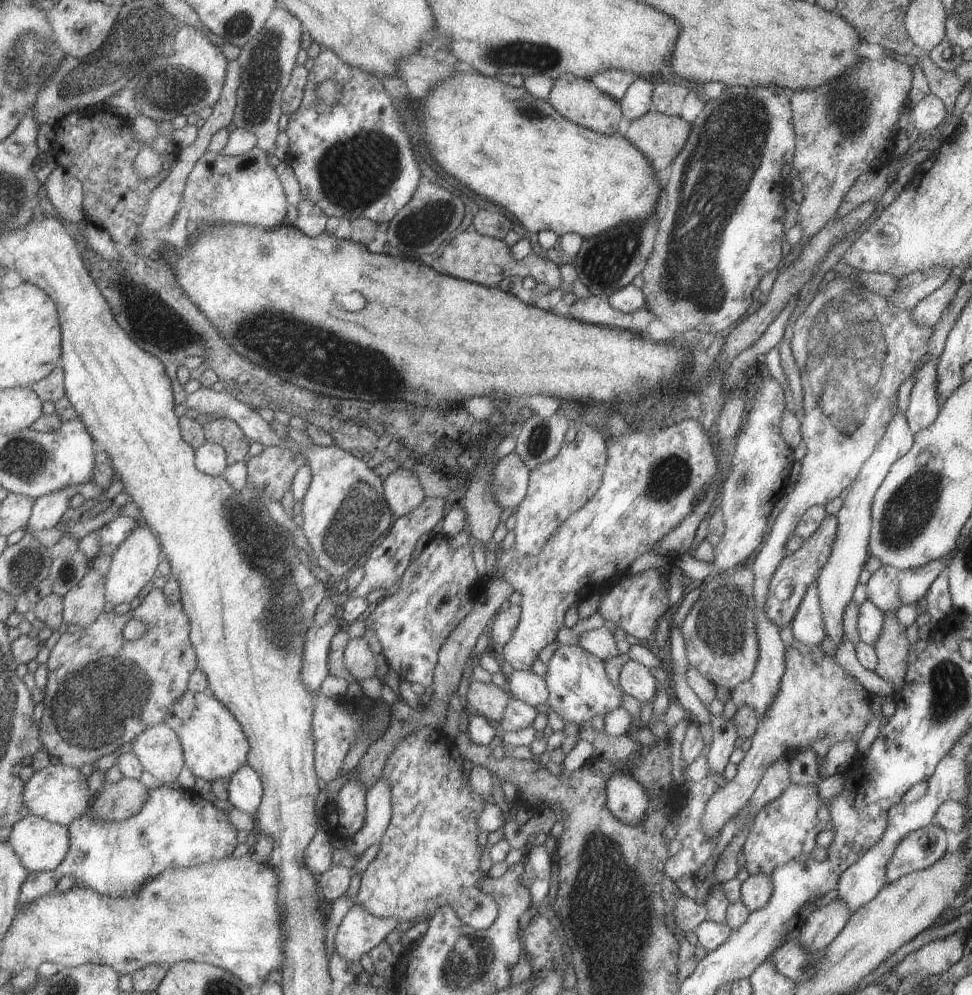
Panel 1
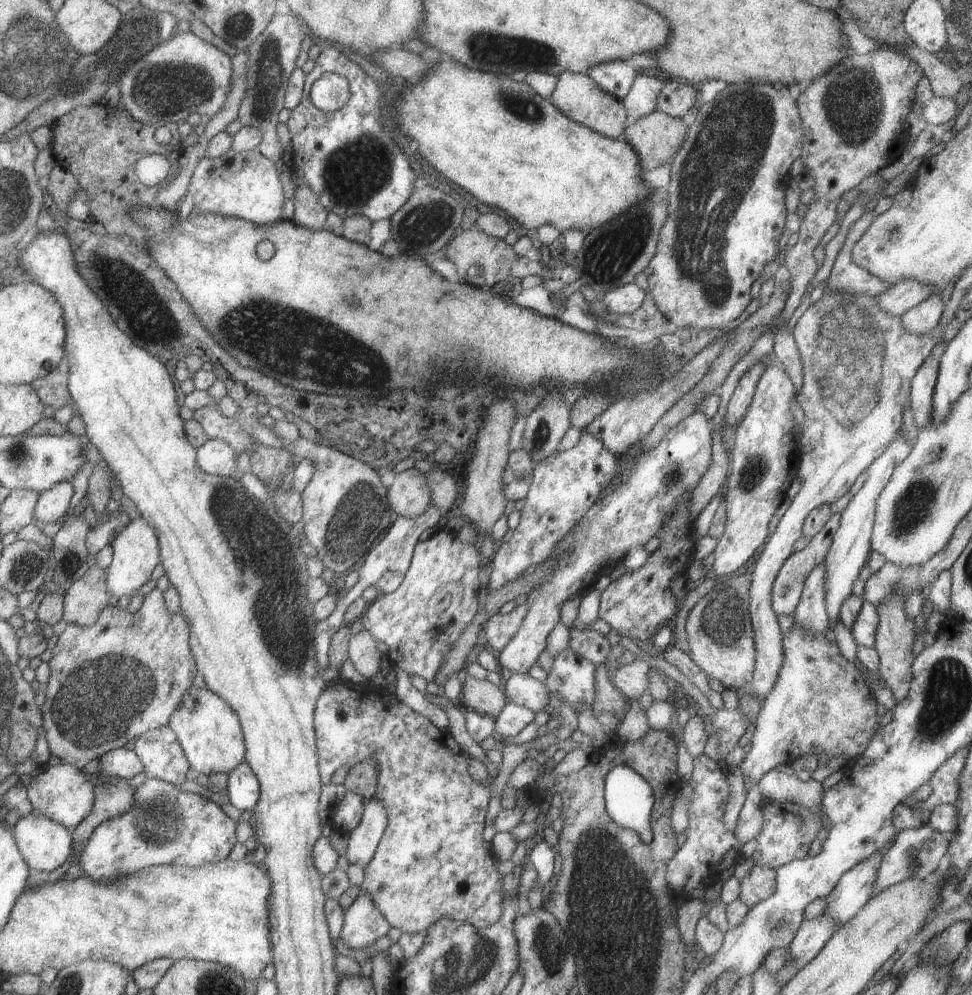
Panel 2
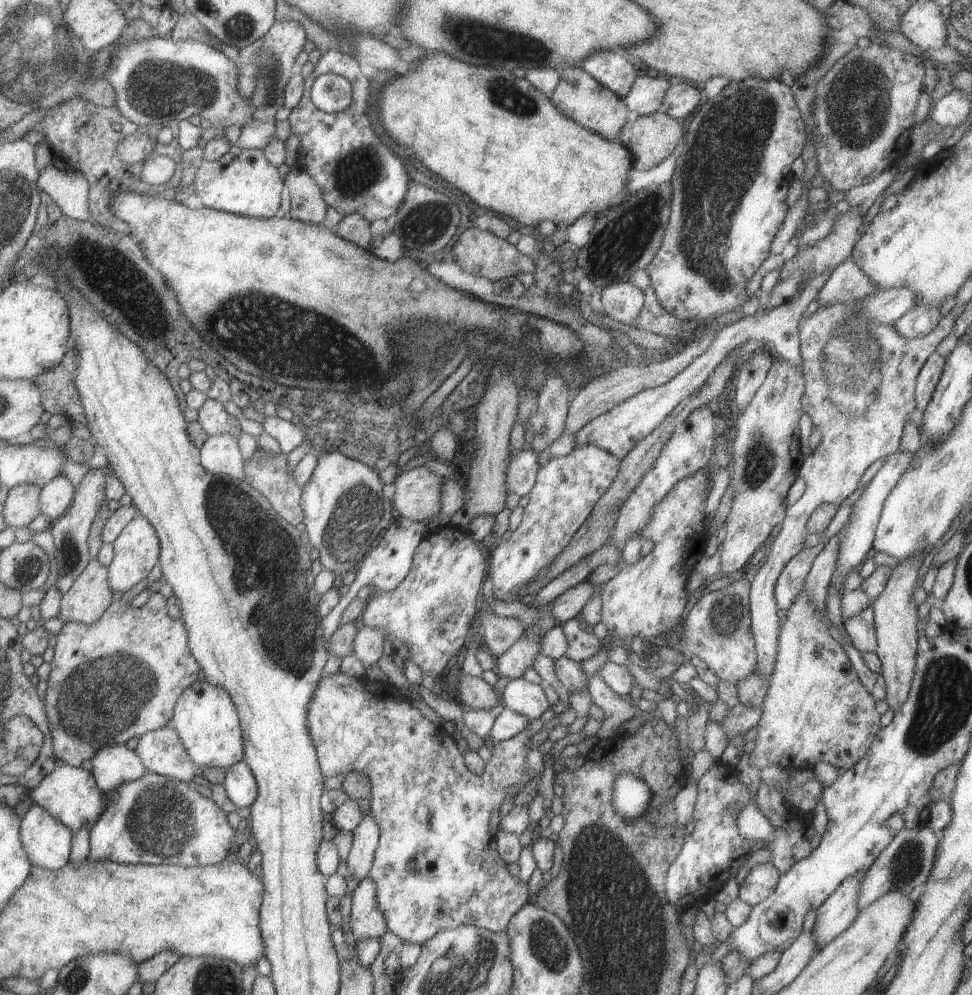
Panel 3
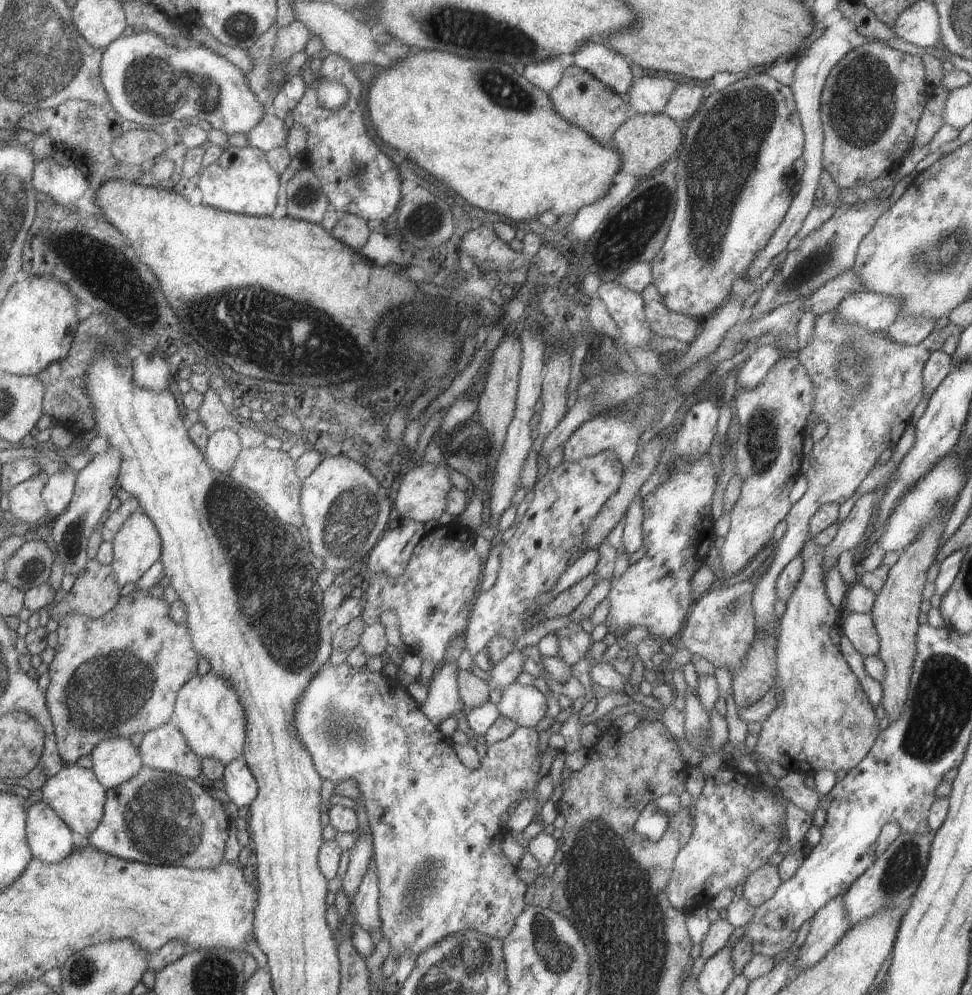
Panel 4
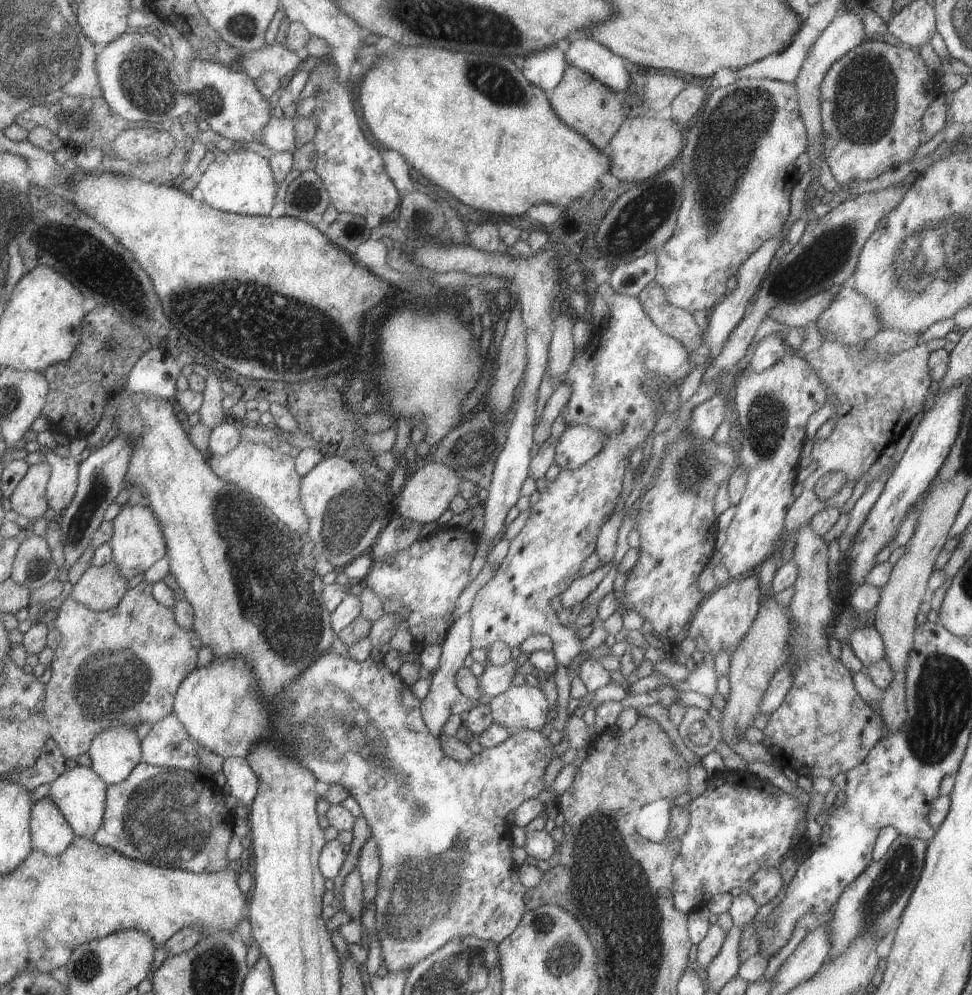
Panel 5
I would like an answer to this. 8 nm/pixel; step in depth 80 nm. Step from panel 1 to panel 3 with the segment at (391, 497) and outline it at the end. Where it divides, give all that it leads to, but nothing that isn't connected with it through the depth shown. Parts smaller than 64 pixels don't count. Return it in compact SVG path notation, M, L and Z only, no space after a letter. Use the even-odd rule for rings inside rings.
M425 466L397 474L391 498L394 514L414 521L437 520L440 514L442 477Z

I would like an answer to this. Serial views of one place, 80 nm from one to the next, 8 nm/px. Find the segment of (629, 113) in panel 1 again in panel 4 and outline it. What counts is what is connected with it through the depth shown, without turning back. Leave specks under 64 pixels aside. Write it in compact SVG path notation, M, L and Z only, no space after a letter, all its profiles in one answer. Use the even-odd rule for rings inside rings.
M642 76L635 79L628 90L628 107L631 113L661 113L668 98L678 84L663 76Z

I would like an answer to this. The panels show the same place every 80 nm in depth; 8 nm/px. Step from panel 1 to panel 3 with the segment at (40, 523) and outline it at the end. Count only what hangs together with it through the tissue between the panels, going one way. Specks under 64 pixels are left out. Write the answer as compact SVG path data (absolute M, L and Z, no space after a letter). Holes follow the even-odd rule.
M57 473L48 480L39 493L39 508L41 515L48 521L54 522L71 504L74 487L65 475Z

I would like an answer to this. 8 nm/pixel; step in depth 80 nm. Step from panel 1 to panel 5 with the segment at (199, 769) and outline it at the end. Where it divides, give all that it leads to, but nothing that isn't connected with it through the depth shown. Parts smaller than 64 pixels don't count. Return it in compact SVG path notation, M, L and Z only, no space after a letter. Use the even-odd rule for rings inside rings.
M329 650L325 654L321 654L313 664L311 664L308 675L301 674L295 680L291 680L287 684L287 688L281 692L281 696L277 696L273 702L269 702L269 708L263 706L263 700L259 700L257 688L255 688L255 676L251 666L239 658L239 656L223 656L217 660L211 660L207 666L196 667L191 670L179 687L177 688L172 705L172 713L179 723L183 724L187 736L191 738L194 744L203 746L205 750L221 756L222 759L235 757L243 758L247 756L251 744L257 737L267 738L271 742L271 746L281 748L287 756L299 760L305 764L307 770L311 770L311 774L315 776L317 781L322 781L328 785L339 784L345 790L349 790L349 795L355 798L355 802L361 810L361 815L368 823L371 835L375 840L378 850L378 858L380 863L378 878L377 878L377 896L375 896L375 938L381 947L381 958L388 972L397 972L403 968L411 968L413 964L423 960L425 956L435 952L451 940L451 938L463 938L463 936L473 936L482 940L487 940L499 945L517 926L517 922L523 918L526 912L524 904L524 893L526 888L519 882L517 866L511 860L511 836L510 825L507 824L507 813L515 810L523 800L534 798L538 793L544 790L543 777L545 770L551 761L551 752L553 745L548 738L540 734L539 731L519 730L513 735L509 735L506 740L503 740L497 746L482 749L479 754L473 754L473 758L465 764L461 764L449 759L449 756L443 754L441 746L439 746L438 736L429 734L425 722L423 722L420 714L420 700L415 698L409 692L409 686L401 680L398 674L389 672L383 662L373 662L371 657L368 657L364 662L355 662L347 656L340 656Z

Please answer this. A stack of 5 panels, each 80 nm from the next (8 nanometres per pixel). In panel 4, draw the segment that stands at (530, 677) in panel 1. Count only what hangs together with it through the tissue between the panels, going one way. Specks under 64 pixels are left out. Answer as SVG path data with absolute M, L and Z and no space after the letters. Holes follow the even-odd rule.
M517 682L504 686L499 701L494 704L498 713L515 721L517 727L535 728L545 721L546 696L533 685Z

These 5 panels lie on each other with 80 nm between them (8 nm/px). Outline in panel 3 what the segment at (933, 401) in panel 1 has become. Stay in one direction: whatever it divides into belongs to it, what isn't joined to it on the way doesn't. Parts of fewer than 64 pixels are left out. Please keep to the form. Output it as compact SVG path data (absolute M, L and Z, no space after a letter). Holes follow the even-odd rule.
M933 351L920 368L914 388L914 401L916 407L921 411L930 401L931 393L940 379L945 359Z

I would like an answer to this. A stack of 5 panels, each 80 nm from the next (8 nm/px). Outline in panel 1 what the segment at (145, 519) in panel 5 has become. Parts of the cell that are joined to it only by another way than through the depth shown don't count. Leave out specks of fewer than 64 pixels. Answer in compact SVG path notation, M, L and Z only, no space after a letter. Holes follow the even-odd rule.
M137 523L110 557L110 567L104 578L104 595L107 601L115 605L129 603L137 596L139 590L153 579L153 572L163 558L163 554L157 535L149 527Z

